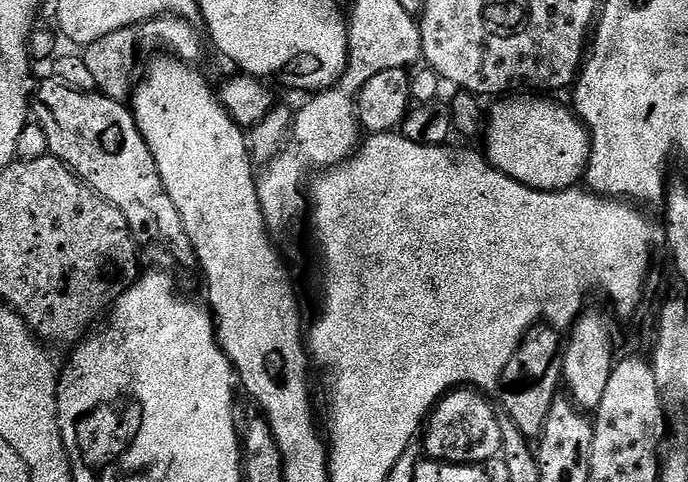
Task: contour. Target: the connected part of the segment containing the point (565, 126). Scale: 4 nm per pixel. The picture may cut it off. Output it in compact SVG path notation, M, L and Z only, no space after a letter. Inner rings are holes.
M510 96L495 101L486 120L486 158L512 180L540 191L575 187L587 171L591 137L580 118L552 98Z

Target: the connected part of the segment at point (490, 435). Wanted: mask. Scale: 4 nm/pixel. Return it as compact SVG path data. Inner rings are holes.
M459 388L443 397L426 424L422 448L431 461L447 465L472 465L495 459L502 451L502 430L495 407L470 388Z

